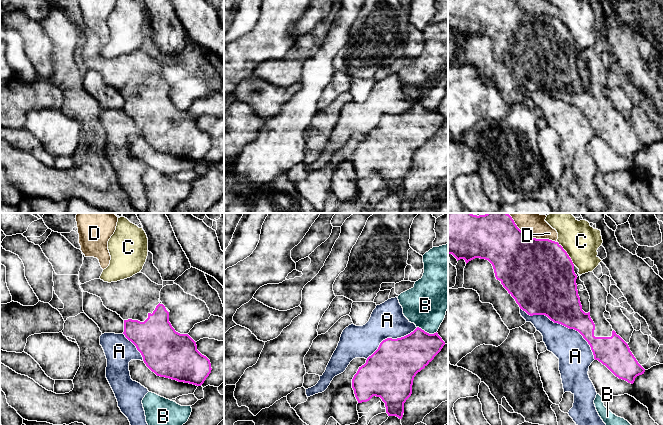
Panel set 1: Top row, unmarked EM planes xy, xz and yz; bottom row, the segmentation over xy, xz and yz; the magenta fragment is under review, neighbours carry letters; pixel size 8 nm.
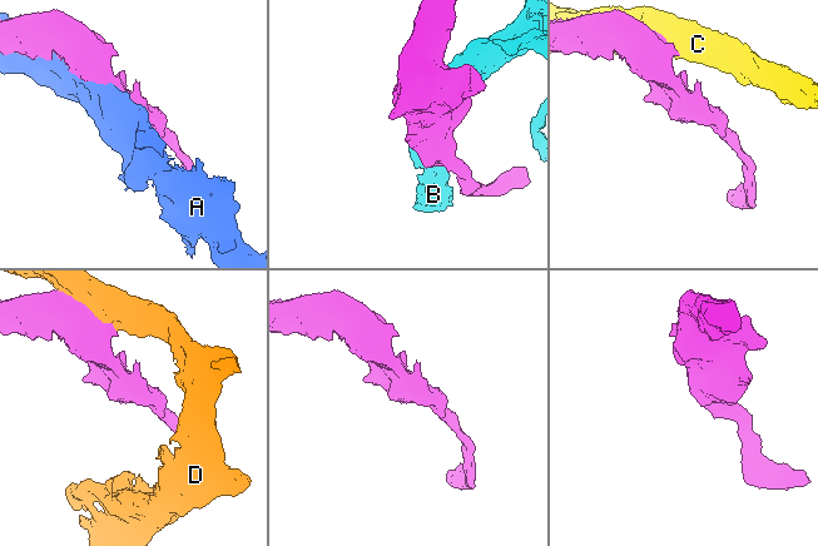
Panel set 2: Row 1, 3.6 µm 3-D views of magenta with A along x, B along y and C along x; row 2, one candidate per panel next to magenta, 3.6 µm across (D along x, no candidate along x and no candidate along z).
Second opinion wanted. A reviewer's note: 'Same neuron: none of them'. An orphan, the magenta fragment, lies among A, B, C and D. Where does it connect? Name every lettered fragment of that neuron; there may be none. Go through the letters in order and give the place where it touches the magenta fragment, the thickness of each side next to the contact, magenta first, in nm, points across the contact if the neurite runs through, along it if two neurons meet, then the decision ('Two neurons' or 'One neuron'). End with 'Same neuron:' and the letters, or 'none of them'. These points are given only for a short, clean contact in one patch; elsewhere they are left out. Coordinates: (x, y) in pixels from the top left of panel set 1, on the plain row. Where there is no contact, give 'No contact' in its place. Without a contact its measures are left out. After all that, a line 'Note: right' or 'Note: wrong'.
A: Touches magenta at yz (563, 101). Thickness 360 nm (magenta) against 280 nm. Two neurons
B: Touches magenta at xz (426, 108). Thickness 320 nm (magenta) against 340 nm. Two neurons
C: Touches magenta at yz (566, 29). Thickness 500 nm (magenta) against 280 nm. Two neurons
D: Touches magenta at yz (535, 14). Thickness 500 nm (magenta) against 130 nm. Two neurons
Same neuron: none of them
Note: right

